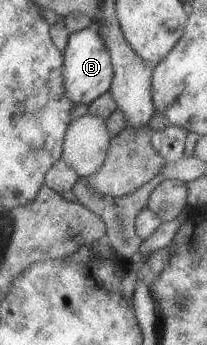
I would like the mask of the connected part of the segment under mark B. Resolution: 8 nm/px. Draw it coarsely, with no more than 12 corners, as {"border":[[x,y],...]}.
{"border":[[95,25],[72,34],[64,84],[75,105],[111,91],[111,49]]}

